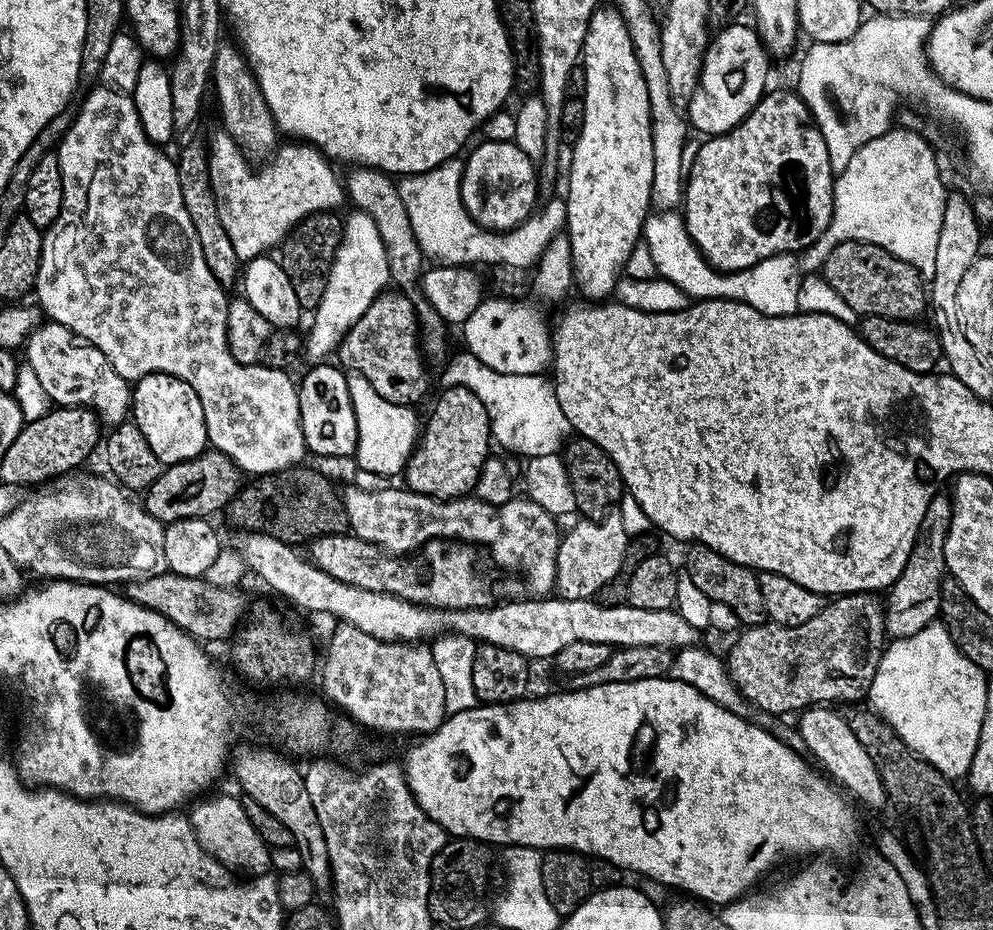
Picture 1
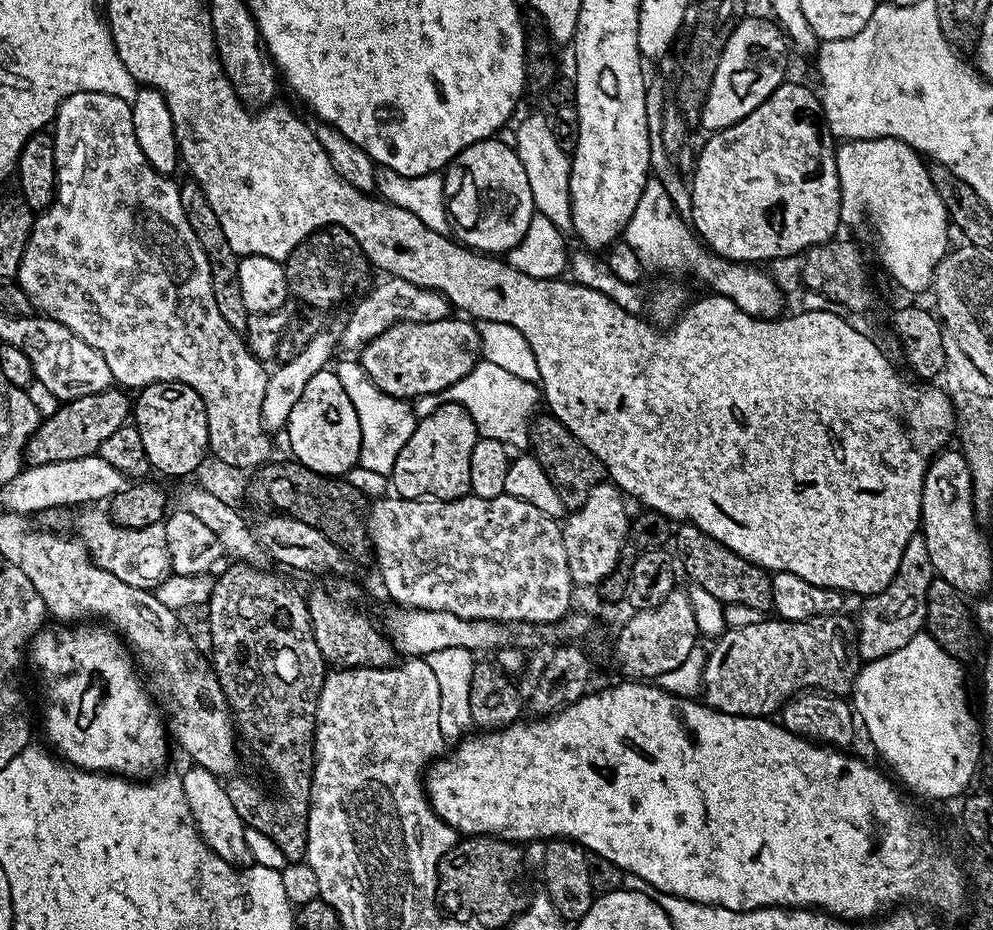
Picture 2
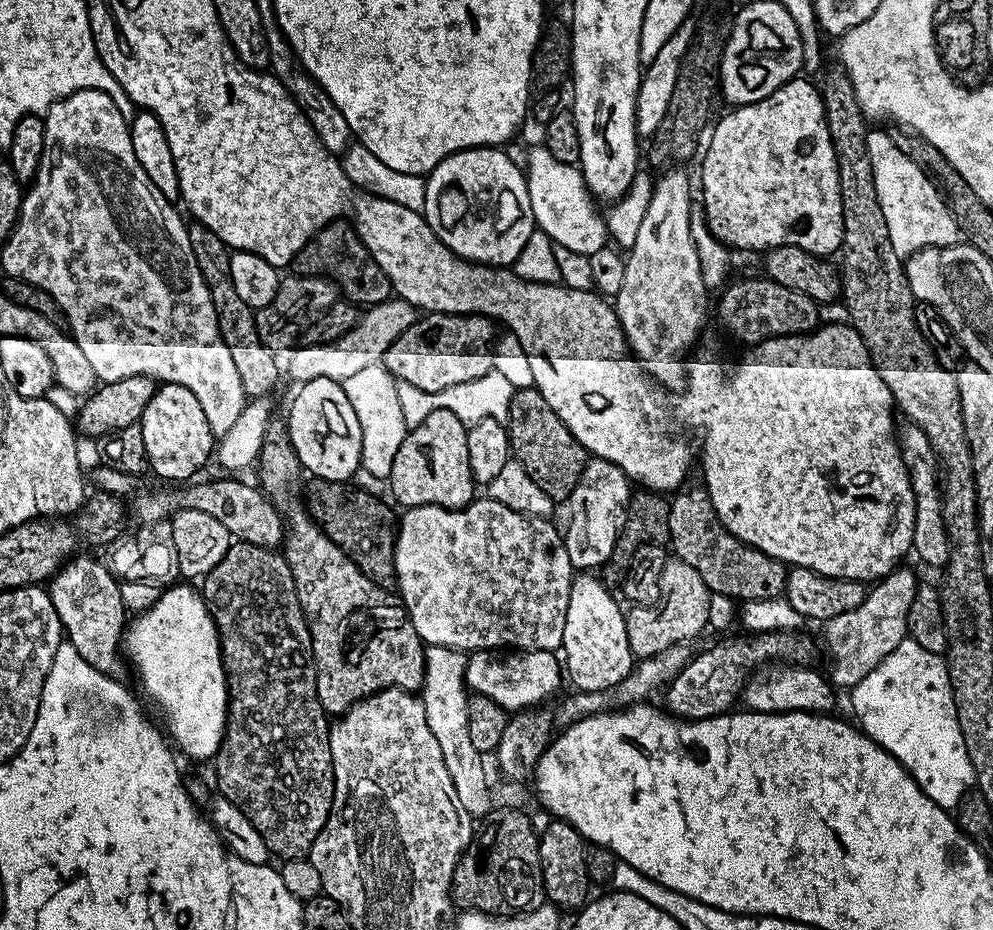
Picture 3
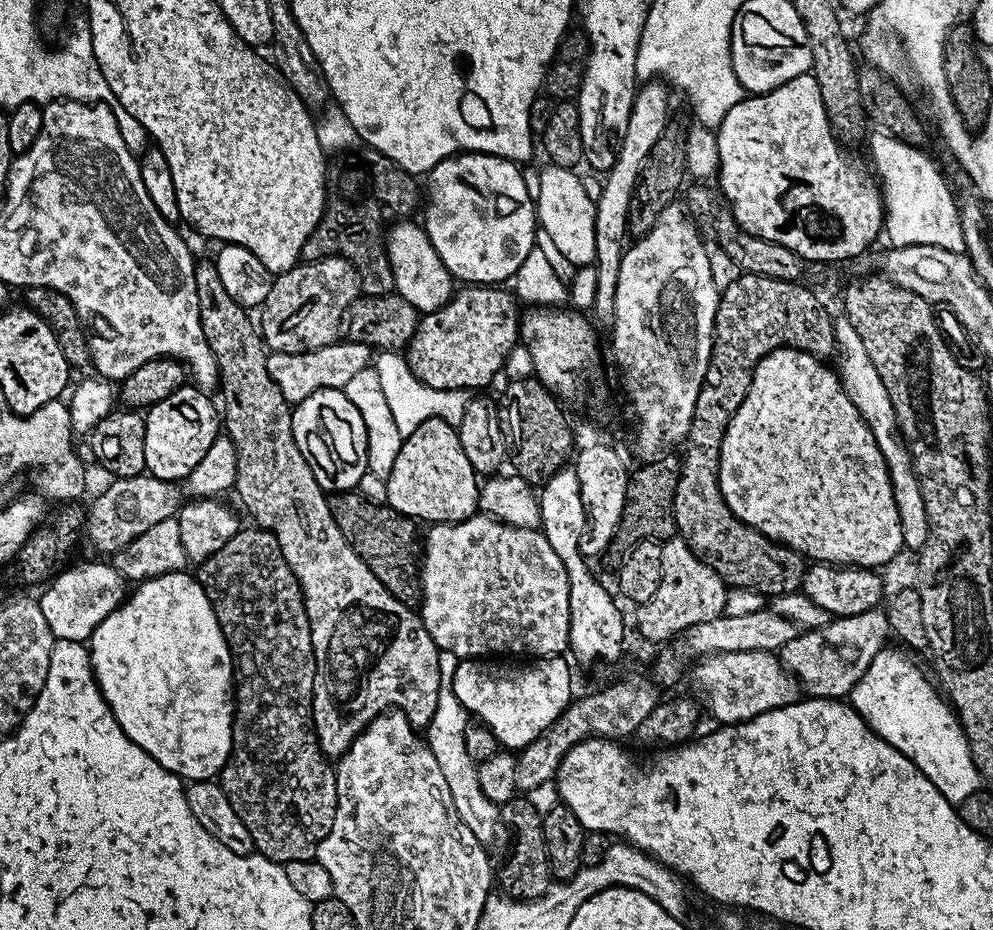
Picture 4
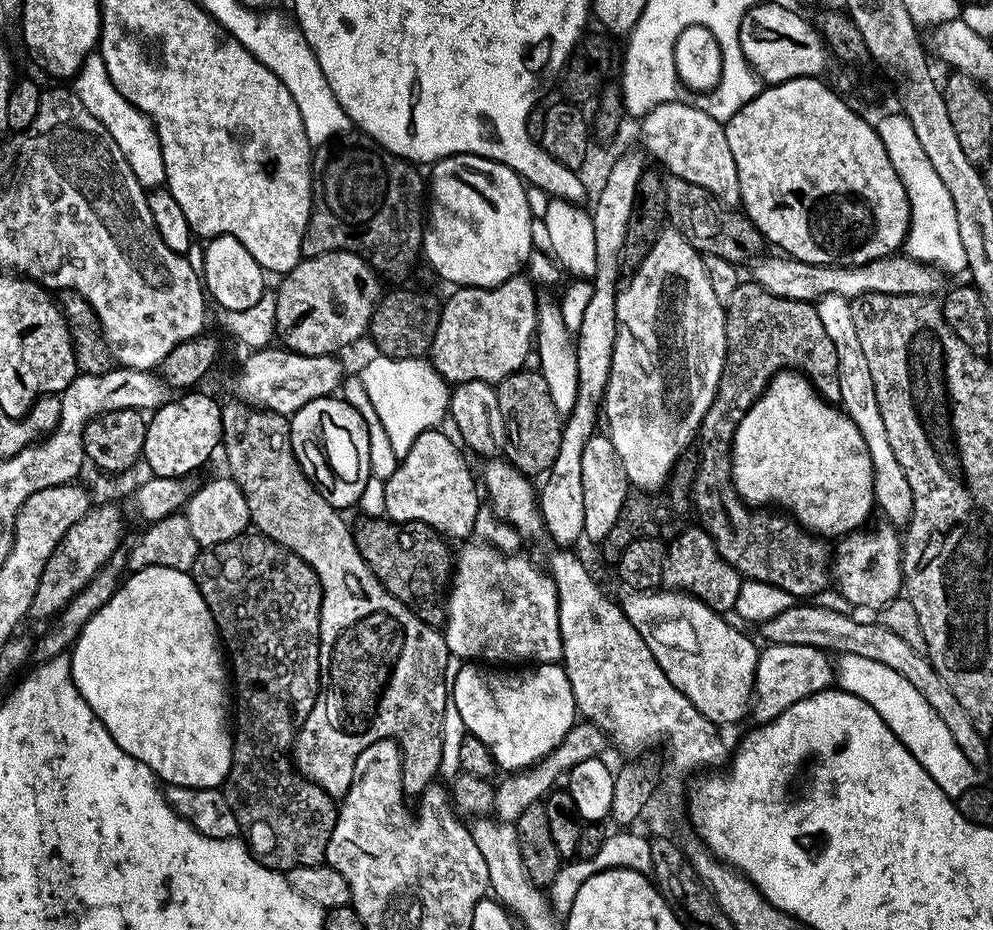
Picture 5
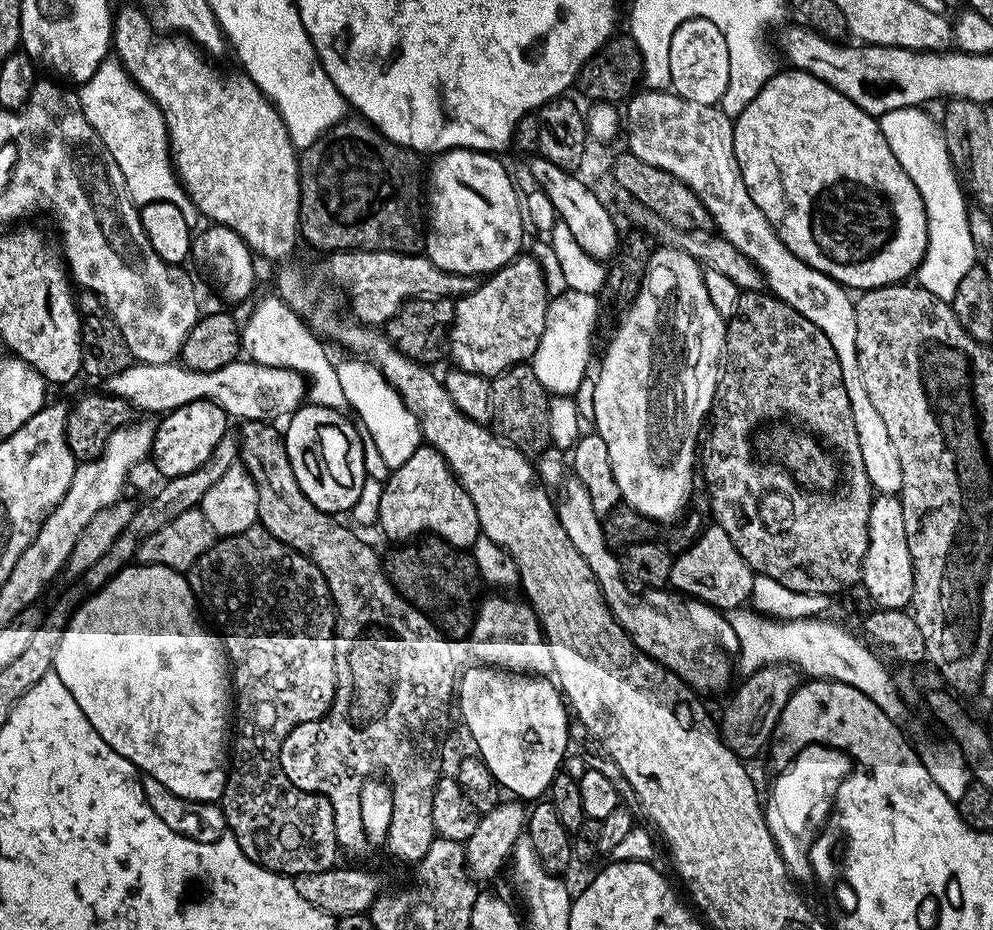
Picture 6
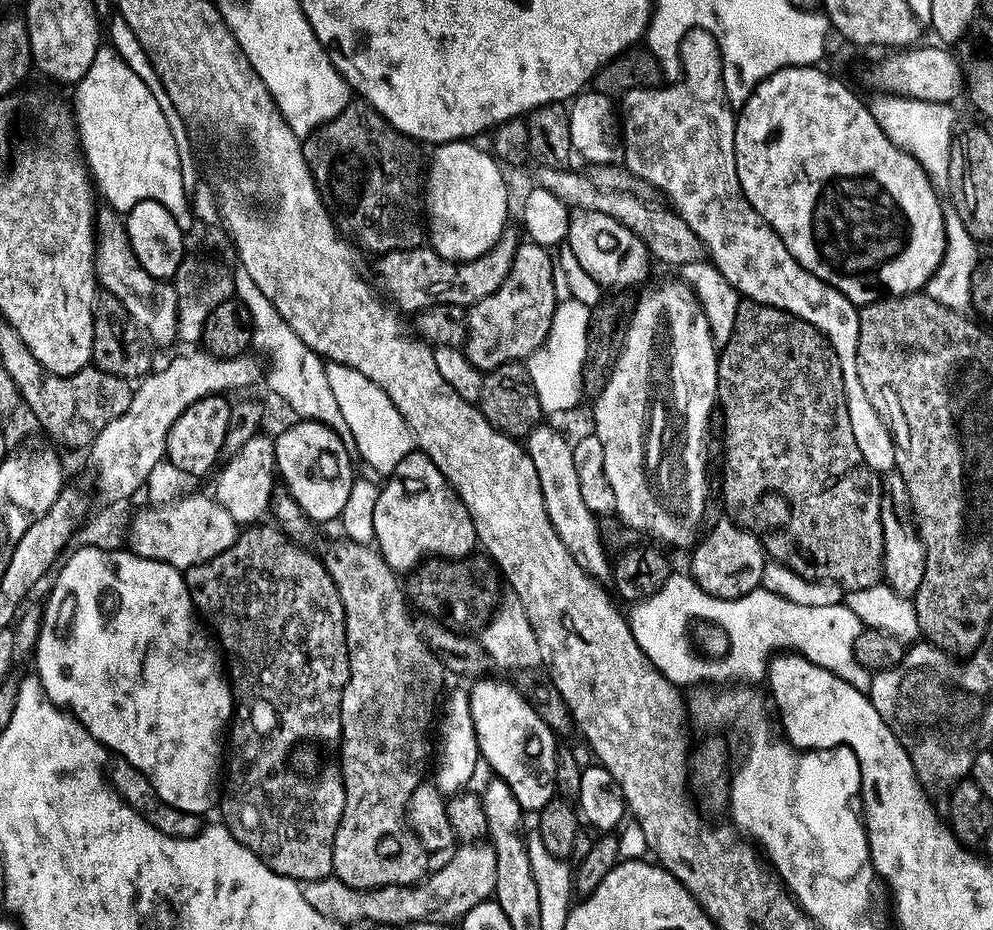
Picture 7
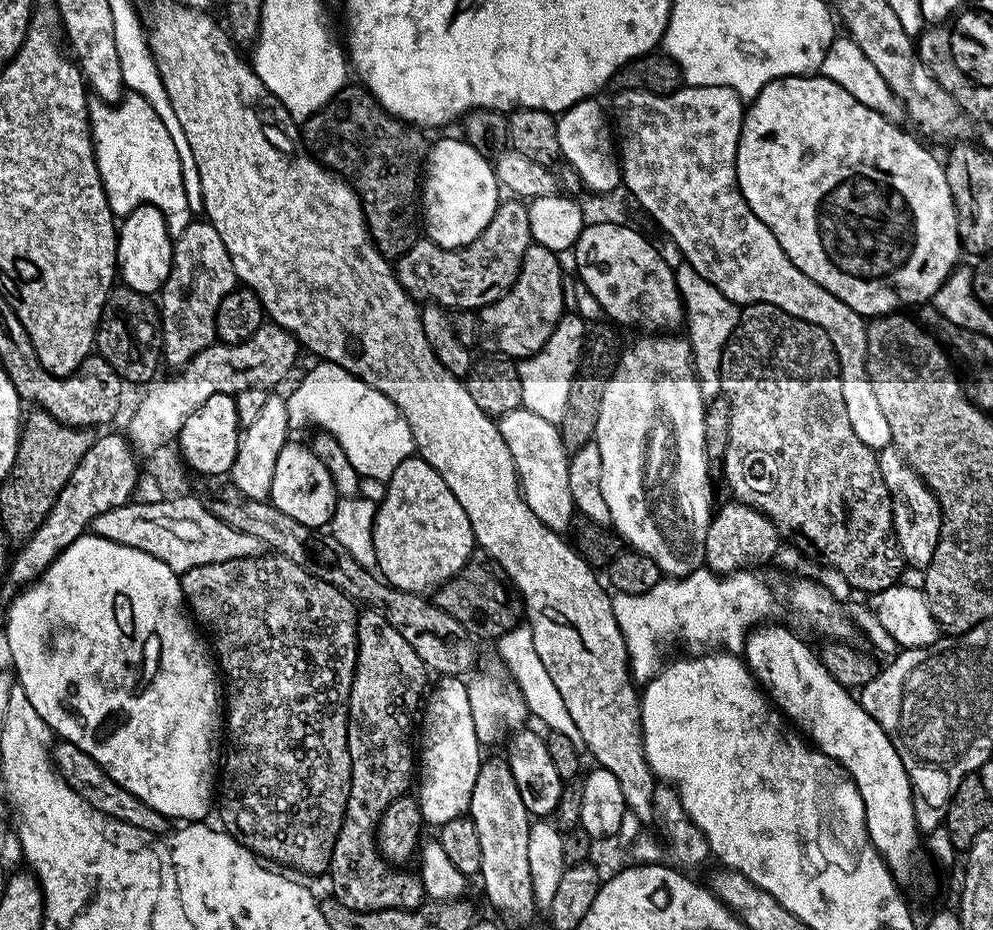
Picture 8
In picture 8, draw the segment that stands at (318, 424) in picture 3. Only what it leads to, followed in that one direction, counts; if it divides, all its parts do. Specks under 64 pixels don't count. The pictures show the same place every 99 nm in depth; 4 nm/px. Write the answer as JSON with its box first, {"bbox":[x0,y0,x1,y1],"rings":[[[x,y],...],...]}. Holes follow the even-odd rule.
{"bbox":[270,442,338,529],"rings":[[[289,442],[282,446],[282,454],[276,456],[274,482],[270,502],[282,514],[302,522],[302,526],[323,529],[332,519],[338,497],[330,470],[323,464],[323,459],[311,452],[309,445]]]}

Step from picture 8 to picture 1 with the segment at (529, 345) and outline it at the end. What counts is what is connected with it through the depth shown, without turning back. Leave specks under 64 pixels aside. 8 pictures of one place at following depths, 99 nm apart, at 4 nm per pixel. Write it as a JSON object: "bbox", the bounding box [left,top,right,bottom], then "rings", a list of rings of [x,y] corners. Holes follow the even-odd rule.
{"bbox":[339,290,428,406],"rings":[[[392,290],[377,297],[360,320],[342,336],[339,356],[339,363],[348,372],[356,372],[366,378],[366,382],[370,382],[370,386],[390,402],[416,406],[428,392],[428,372],[424,369],[426,357],[420,347],[413,297],[399,296]]]}

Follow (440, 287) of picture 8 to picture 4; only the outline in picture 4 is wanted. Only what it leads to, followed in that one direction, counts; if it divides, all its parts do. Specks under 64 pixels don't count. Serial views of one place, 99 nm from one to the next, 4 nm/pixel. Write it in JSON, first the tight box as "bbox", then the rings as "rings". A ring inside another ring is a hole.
{"bbox":[258,256,361,354],"rings":[[[327,256],[321,260],[298,262],[290,270],[279,273],[270,286],[263,304],[258,309],[258,331],[267,347],[272,352],[298,354],[299,352],[316,352],[337,343],[341,339],[341,324],[348,307],[361,295],[360,279],[350,261],[340,256]]]}

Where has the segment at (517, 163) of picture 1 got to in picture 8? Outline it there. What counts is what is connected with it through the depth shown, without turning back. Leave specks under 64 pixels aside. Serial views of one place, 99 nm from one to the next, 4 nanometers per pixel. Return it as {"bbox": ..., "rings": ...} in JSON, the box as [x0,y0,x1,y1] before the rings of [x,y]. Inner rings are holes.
{"bbox":[422,140,502,248],"rings":[[[440,140],[426,152],[426,175],[422,180],[422,228],[427,239],[443,248],[466,248],[494,218],[494,210],[500,205],[502,187],[496,179],[493,161],[484,153],[474,150],[467,140]]]}

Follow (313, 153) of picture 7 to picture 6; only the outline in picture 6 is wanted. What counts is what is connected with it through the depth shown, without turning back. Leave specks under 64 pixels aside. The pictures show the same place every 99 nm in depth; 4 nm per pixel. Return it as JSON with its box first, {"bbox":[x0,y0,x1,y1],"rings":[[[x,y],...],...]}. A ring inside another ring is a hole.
{"bbox":[300,118,426,254],"rings":[[[345,118],[339,120],[329,132],[324,133],[311,144],[303,149],[300,161],[300,236],[312,248],[317,248],[323,254],[334,252],[407,252],[416,254],[425,247],[426,244],[426,212],[420,209],[422,204],[422,176],[420,180],[420,160],[421,157],[413,152],[411,148],[404,148],[401,144],[396,144],[376,129],[372,124],[363,118]]]}

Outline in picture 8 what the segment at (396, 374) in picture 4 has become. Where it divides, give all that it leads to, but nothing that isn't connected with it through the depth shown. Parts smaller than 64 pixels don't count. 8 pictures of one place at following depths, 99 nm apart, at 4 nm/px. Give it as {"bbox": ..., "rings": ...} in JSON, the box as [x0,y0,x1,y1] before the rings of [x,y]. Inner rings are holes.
{"bbox":[290,362,416,482],"rings":[[[316,362],[316,365],[305,374],[300,380],[300,385],[296,388],[296,393],[290,396],[294,405],[294,412],[304,420],[313,420],[323,431],[329,432],[338,440],[338,445],[342,446],[346,457],[350,460],[350,465],[361,478],[368,476],[372,480],[387,482],[398,470],[398,466],[403,460],[416,452],[416,443],[412,441],[412,431],[406,422],[406,418],[400,412],[386,394],[374,390],[365,380],[360,380],[354,374],[350,374],[342,366],[327,362]]]}

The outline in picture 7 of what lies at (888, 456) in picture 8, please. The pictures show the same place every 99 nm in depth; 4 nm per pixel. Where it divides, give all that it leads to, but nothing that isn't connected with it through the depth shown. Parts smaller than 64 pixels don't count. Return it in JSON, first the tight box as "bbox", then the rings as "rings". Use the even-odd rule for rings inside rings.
{"bbox":[880,470,926,597],"rings":[[[893,470],[883,473],[880,513],[884,543],[883,583],[898,594],[915,597],[918,586],[922,586],[922,574],[926,574],[926,550],[920,541],[919,532],[916,531],[916,521],[908,503],[908,487],[900,472]]]}

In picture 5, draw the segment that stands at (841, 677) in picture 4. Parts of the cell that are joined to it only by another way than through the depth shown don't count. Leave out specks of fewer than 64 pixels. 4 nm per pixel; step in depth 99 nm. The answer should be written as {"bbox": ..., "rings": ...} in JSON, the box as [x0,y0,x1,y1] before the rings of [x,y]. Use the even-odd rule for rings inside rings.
{"bbox":[750,644,834,725],"rings":[[[768,644],[759,649],[760,657],[756,667],[756,688],[752,692],[752,702],[750,705],[751,719],[756,719],[757,725],[769,724],[778,714],[782,714],[794,702],[802,702],[819,692],[827,692],[834,684],[834,668],[828,665],[829,653],[823,648],[814,646],[786,646],[785,644]]]}

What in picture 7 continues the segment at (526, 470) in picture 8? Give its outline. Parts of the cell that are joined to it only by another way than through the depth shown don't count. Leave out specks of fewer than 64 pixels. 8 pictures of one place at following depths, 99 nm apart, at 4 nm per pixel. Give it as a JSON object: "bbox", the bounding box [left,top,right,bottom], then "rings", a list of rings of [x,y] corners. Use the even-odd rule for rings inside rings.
{"bbox":[526,426,610,582],"rings":[[[537,426],[526,437],[526,451],[534,462],[534,470],[538,470],[538,482],[542,490],[542,498],[546,502],[546,514],[558,534],[562,538],[562,546],[570,550],[574,562],[586,570],[588,576],[604,582],[610,576],[610,552],[605,548],[600,537],[600,526],[596,513],[586,506],[578,487],[578,474],[574,471],[574,454],[572,444],[560,432],[552,428]]]}

